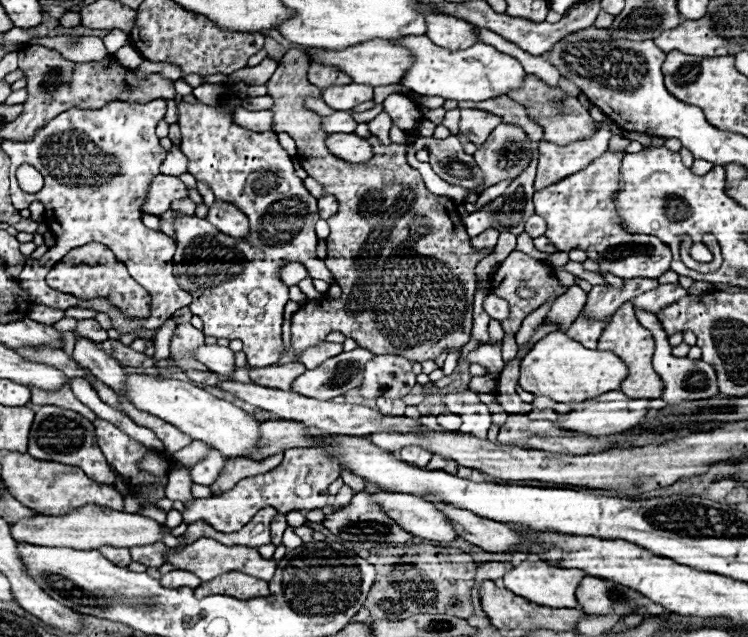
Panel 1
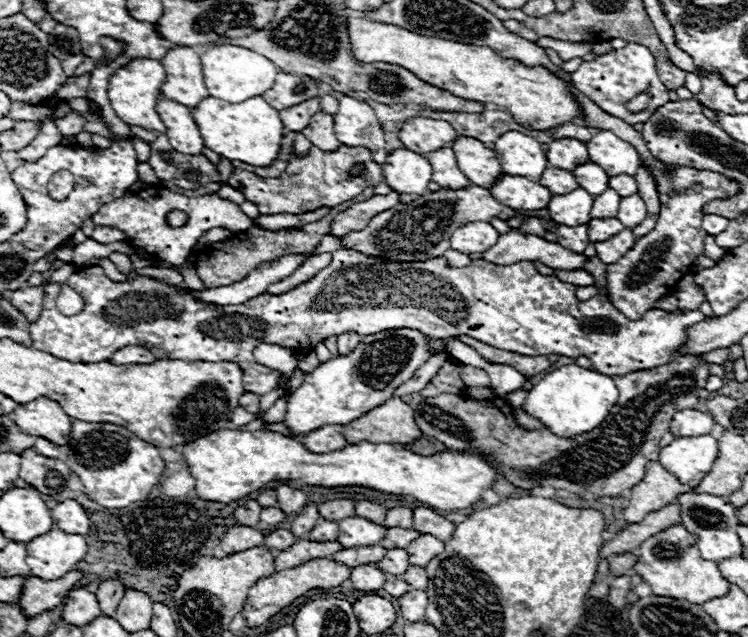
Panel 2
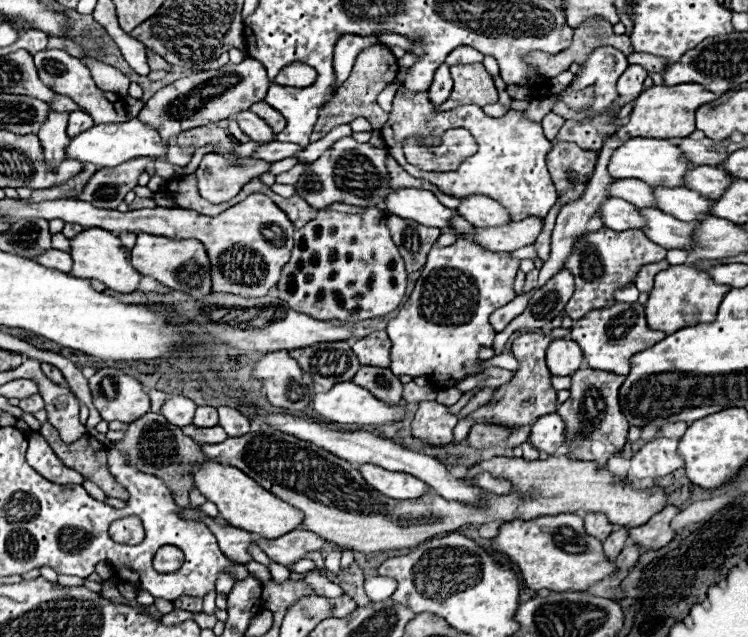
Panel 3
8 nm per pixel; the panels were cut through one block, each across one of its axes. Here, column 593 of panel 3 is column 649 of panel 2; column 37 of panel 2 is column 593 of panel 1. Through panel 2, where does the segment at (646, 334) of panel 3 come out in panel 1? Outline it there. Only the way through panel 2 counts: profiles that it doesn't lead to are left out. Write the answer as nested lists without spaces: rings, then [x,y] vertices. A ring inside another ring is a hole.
[[[578,318],[570,328],[568,336],[584,344],[586,348],[596,348],[596,342],[602,334],[602,328],[606,326],[608,320],[588,320],[588,318]]]

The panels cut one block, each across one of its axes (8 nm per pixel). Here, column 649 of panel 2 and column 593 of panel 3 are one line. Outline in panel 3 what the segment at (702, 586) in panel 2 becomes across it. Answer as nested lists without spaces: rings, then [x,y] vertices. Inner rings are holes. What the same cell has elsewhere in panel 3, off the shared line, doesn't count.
[[[556,514],[534,520],[504,522],[498,528],[498,534],[492,538],[490,548],[514,562],[530,590],[586,590],[588,586],[616,572],[616,564],[602,552],[602,542],[584,532],[582,518],[578,514]]]

